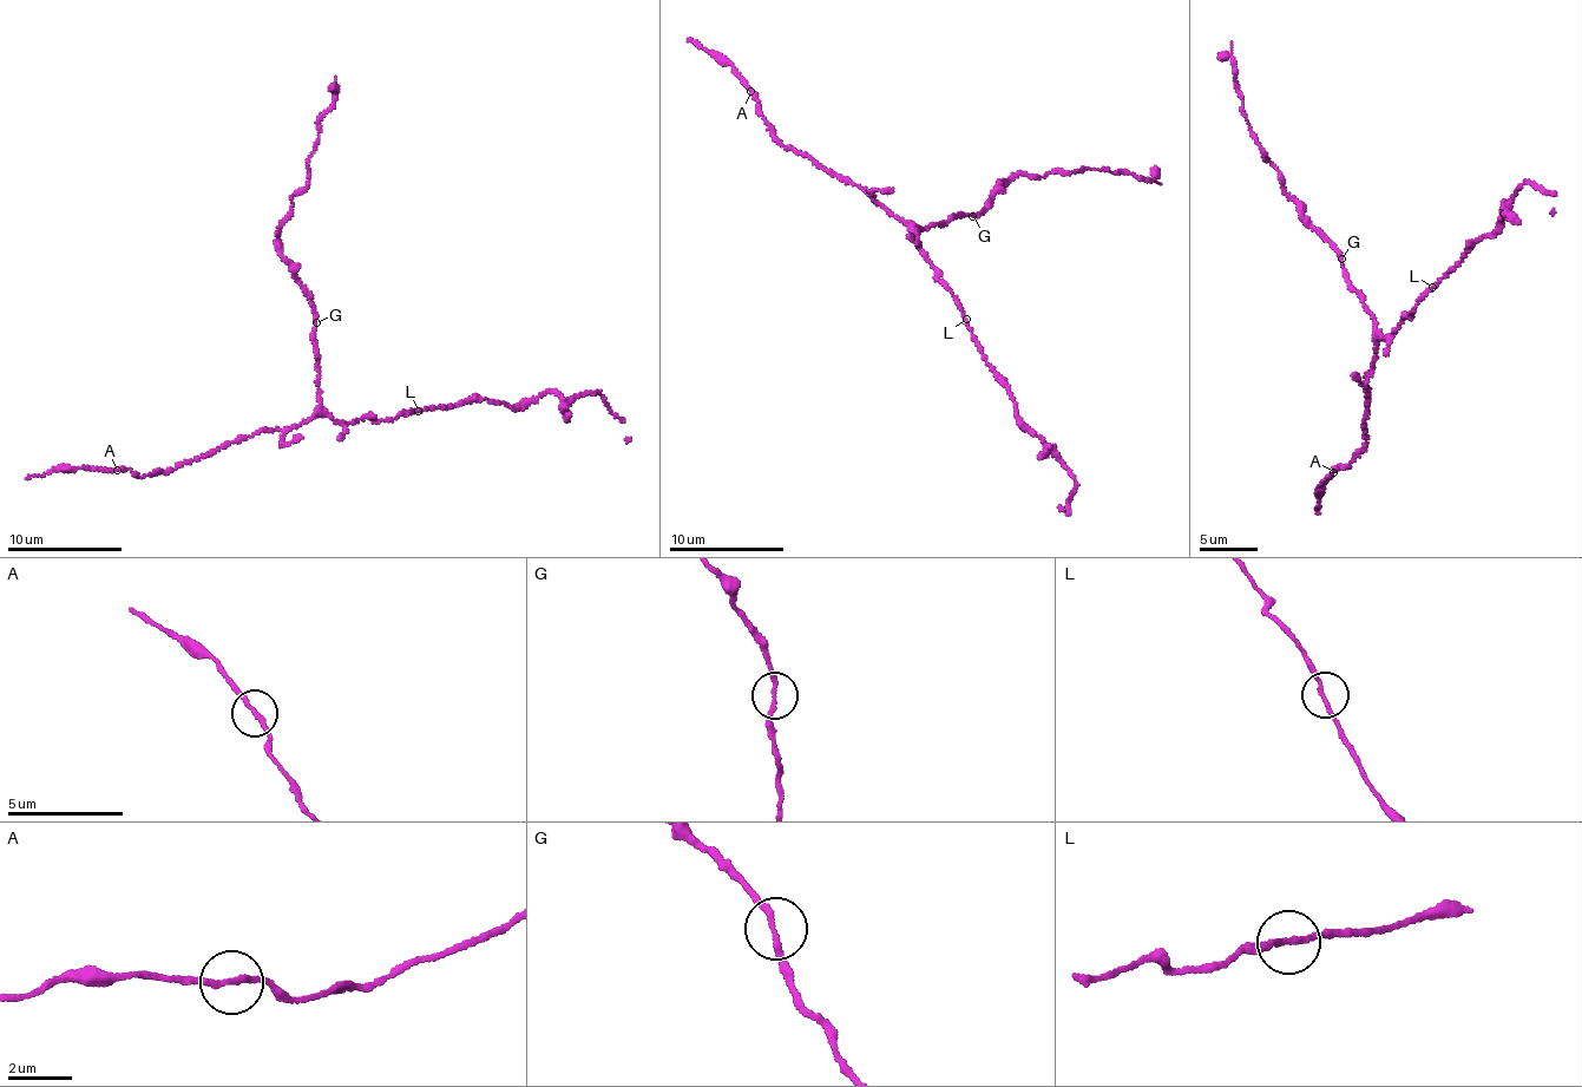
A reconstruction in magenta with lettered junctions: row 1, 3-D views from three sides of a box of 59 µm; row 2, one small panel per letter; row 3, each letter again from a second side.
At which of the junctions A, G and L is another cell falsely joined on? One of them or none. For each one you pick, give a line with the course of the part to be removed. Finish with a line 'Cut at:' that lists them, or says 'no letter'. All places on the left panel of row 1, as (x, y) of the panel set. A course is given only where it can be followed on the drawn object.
Cut at: no letter

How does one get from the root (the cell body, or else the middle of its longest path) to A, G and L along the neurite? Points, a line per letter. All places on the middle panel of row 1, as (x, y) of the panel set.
A: (918, 243), (905, 224), (855, 184), (846, 184), (781, 143), (750, 91)
G: (918, 243), (919, 229), (943, 227), (957, 216), (972, 216)
L: (918, 243), (920, 254), (934, 270), (934, 279), (952, 293), (966, 319)

